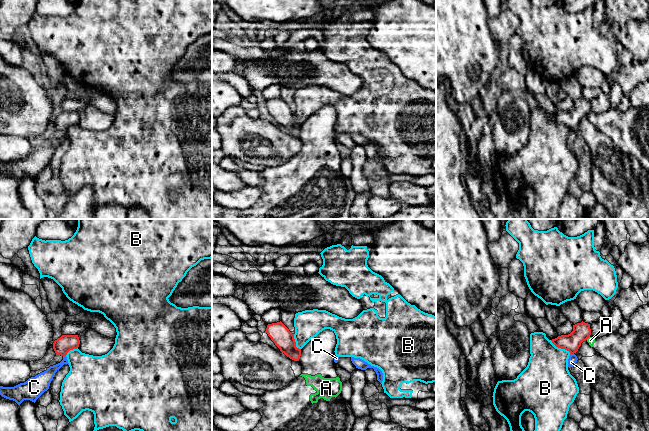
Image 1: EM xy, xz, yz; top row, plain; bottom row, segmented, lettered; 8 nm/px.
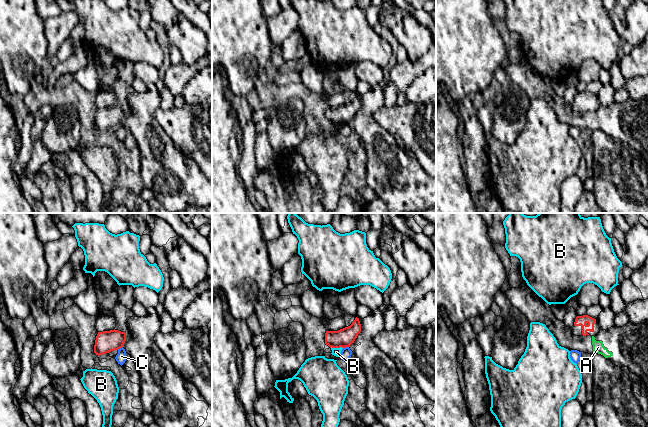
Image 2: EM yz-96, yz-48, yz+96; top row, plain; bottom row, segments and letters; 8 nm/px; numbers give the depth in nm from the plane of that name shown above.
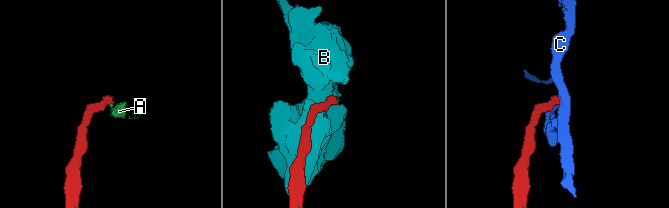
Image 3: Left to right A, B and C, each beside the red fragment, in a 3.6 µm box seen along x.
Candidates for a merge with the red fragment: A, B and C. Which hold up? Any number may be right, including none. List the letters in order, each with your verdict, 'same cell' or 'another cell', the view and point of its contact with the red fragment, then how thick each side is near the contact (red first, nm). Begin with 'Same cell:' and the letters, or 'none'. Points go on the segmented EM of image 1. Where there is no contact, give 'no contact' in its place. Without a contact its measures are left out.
Same cell: none
A: another cell | yz (587, 338) | 150/60 nm
B: another cell | yz (560, 347) | 150/340 nm
C: another cell | yz (572, 353) | 150/70 nm

